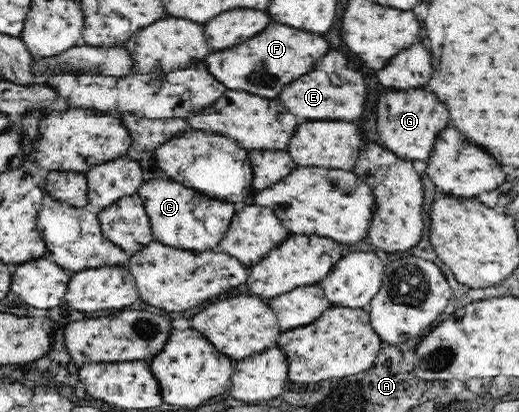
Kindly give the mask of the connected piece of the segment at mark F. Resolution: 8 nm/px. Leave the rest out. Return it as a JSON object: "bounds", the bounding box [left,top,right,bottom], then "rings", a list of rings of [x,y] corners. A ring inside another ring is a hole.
{"bounds":[208,22,330,98],"rings":[[[272,22],[260,34],[246,40],[244,44],[212,54],[208,58],[208,64],[212,66],[212,74],[216,74],[220,82],[228,84],[228,88],[240,88],[240,84],[246,84],[250,92],[274,98],[280,86],[300,78],[302,74],[312,72],[314,64],[328,52],[330,52],[330,44],[322,33],[312,34],[312,32],[304,32],[292,26]],[[272,74],[276,76],[276,82],[272,82]],[[266,84],[272,84],[272,86],[266,86]]]}

